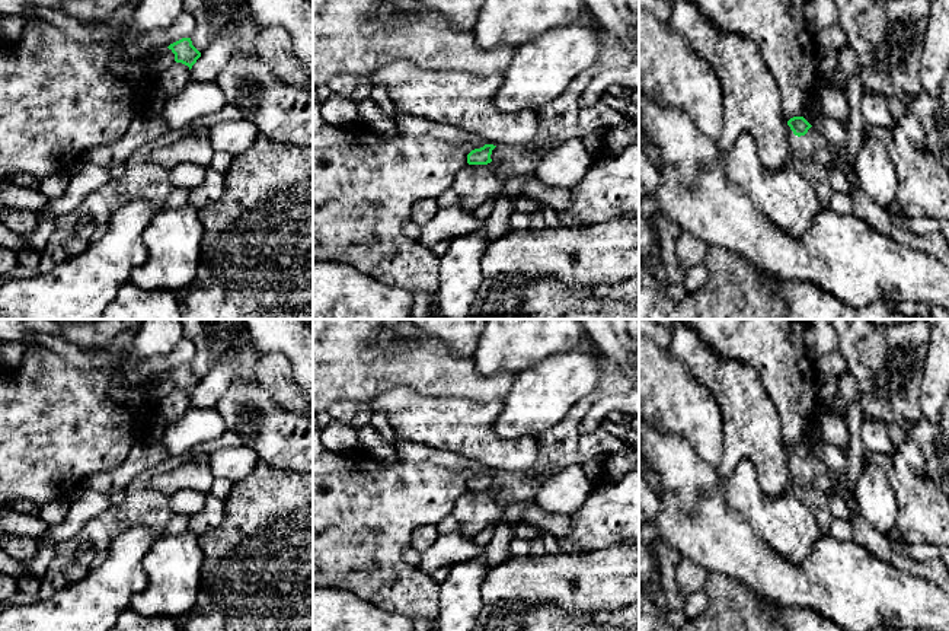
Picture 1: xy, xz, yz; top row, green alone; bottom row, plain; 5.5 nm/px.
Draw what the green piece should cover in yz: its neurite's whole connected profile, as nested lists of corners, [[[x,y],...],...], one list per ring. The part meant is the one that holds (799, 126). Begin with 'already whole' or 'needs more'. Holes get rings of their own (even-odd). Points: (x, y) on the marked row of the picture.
already whole; [[[793,117],[787,121],[787,125],[793,131],[795,136],[801,137],[808,133],[812,127],[803,117]]]

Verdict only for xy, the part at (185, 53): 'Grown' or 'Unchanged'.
Unchanged

